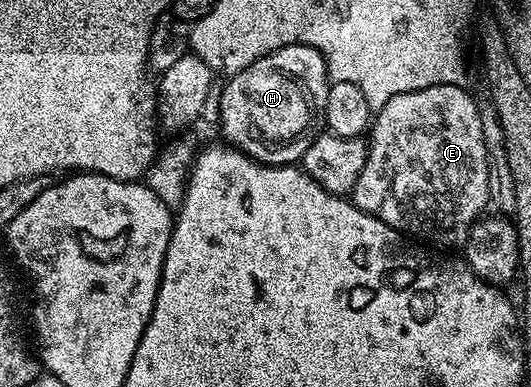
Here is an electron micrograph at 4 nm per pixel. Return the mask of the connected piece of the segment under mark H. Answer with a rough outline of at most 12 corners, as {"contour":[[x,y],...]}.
{"contour":[[310,45],[224,82],[219,128],[259,165],[323,131],[329,72]]}

